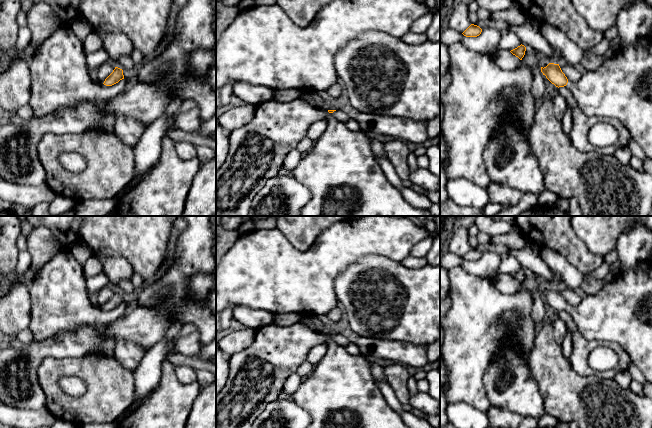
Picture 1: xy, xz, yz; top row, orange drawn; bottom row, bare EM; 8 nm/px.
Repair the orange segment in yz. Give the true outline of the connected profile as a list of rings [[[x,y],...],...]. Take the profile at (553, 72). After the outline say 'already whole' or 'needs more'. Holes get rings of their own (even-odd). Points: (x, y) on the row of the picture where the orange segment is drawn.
[[[652,41],[648,47],[639,44],[618,48],[612,57],[577,82],[569,82],[559,64],[549,63],[541,67],[541,72],[556,87],[566,86],[585,115],[619,120],[646,157],[652,159]]] | needs more

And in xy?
[[[115,67],[113,72],[105,79],[103,84],[106,86],[112,86],[122,79],[124,79],[123,70]]] | already whole

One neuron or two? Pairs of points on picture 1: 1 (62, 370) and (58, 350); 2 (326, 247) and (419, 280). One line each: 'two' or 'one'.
1: two
2: two

